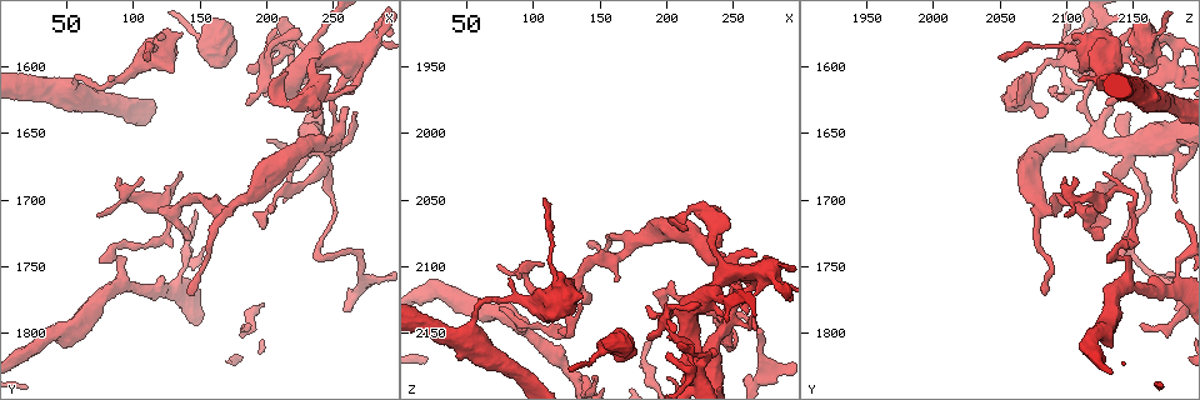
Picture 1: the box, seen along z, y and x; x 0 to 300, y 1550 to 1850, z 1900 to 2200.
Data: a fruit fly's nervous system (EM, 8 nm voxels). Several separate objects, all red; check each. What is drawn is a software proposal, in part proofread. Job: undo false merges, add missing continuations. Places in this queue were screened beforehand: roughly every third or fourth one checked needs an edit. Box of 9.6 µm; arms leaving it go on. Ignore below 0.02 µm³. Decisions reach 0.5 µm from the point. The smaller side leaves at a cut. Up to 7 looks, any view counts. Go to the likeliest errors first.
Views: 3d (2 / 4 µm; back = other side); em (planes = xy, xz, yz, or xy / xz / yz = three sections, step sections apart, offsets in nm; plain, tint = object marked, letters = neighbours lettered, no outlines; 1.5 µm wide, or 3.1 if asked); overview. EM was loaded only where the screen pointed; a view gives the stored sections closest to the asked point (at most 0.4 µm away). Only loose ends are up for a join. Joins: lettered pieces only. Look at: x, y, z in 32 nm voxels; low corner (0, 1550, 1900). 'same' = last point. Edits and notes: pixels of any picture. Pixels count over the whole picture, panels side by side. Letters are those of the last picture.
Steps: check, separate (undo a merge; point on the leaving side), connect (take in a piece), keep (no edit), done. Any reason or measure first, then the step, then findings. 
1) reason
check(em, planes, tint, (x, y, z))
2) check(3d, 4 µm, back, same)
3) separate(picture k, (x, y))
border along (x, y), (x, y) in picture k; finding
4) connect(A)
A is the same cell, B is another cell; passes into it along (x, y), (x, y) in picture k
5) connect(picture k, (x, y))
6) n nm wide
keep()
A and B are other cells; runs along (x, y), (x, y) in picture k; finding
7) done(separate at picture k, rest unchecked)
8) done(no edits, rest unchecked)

thick end
check(3d, 4 µm, (130, 1602, 2110))

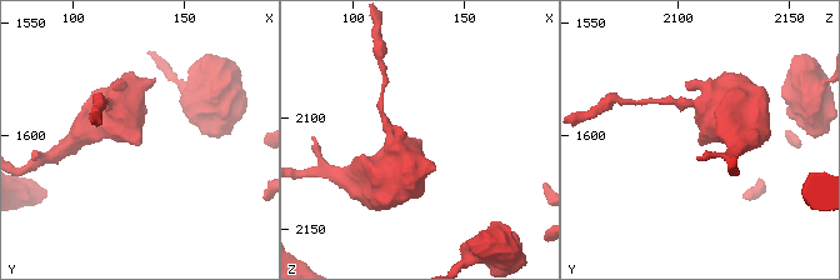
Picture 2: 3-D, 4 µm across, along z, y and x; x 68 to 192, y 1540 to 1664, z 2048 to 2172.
check(em, xz, step 8, tint, (129, 1604, 2111))

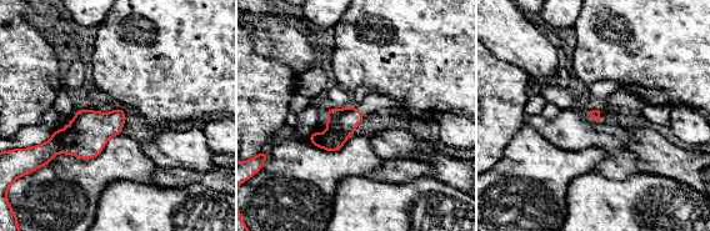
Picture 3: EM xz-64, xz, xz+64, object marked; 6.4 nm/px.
cut it another way
check(em, planes, letters, same)

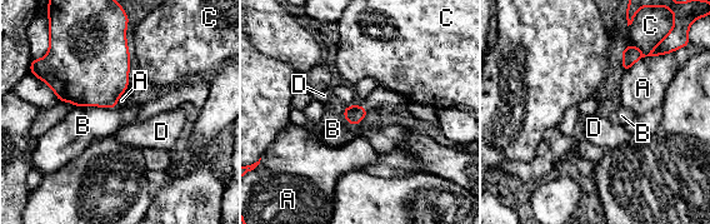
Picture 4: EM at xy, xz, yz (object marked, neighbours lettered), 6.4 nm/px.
A touches over 280 nm
keep()
A, B, C and D are other cells; no lettered piece goes on from it

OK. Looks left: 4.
thin end
check(em, yz, step 4, letters, (146, 1710, 2184))

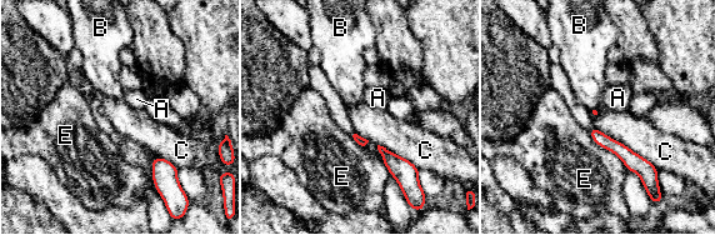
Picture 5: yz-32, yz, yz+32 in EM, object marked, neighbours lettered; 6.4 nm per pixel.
keep()
A, B, C and E are other cells; border along (594, 125), (648, 159), (658, 169) in picture 5; no lettered piece goes on from it

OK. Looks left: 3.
three-way junction
check(em, yz, step 4, tint, (252, 1654, 2118))

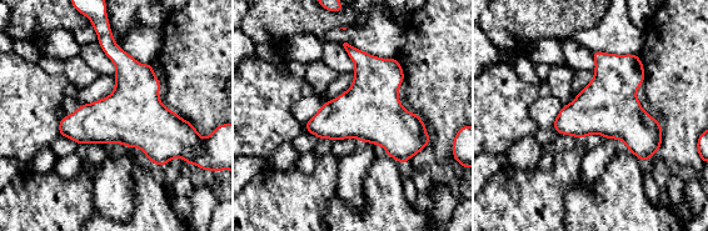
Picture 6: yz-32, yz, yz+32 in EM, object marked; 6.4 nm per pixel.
check(em, planes, letters, same)

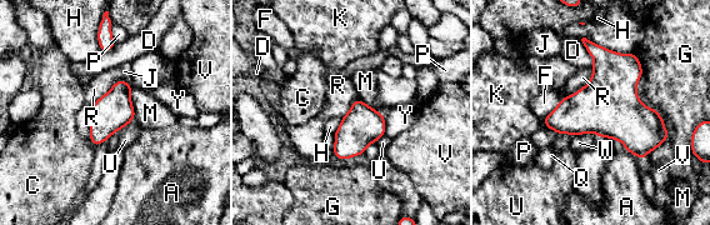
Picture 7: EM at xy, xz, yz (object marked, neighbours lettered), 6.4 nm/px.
keep()
A, C, D, F, G, H, J, K, M, P, Q, R, U, V, W and Y are other cells; border along (571, 134), (595, 133), (599, 136) in picture 7; continuous, no second neuron

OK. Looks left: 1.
done(no edits, rest unchecked)

